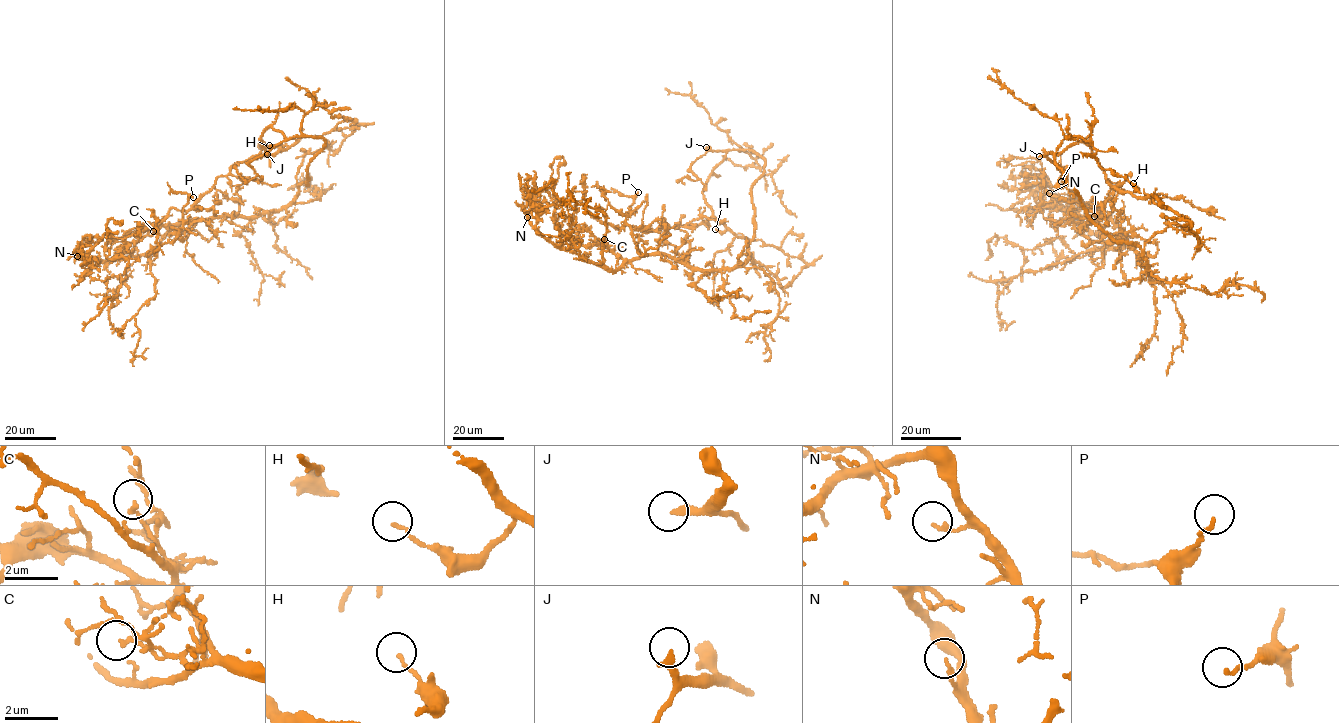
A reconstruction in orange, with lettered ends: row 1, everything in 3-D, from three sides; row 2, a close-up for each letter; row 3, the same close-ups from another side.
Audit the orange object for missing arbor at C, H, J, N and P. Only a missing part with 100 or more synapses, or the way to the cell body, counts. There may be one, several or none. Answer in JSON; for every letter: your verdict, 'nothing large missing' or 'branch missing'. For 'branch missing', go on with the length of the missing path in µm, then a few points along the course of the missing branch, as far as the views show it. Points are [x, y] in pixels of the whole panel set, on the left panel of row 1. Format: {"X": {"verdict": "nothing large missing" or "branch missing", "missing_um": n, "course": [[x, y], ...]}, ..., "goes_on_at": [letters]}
{"C": {"verdict": "nothing large missing"}, "H": {"verdict": "nothing large missing"}, "J": {"verdict": "branch missing", "missing_um": 550}, "N": {"verdict": "nothing large missing"}, "P": {"verdict": "nothing large missing"}, "goes_on_at": ["J"]}

